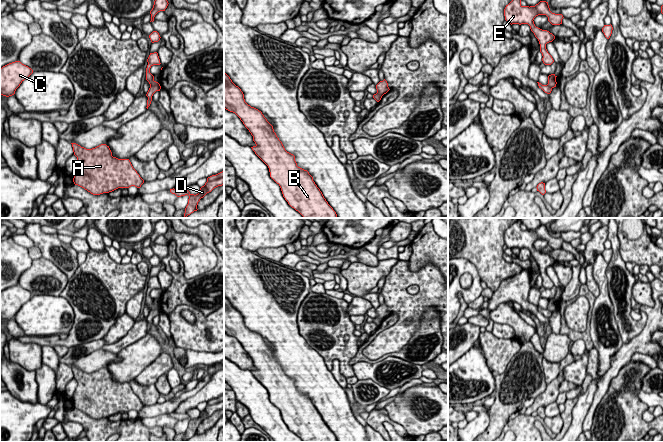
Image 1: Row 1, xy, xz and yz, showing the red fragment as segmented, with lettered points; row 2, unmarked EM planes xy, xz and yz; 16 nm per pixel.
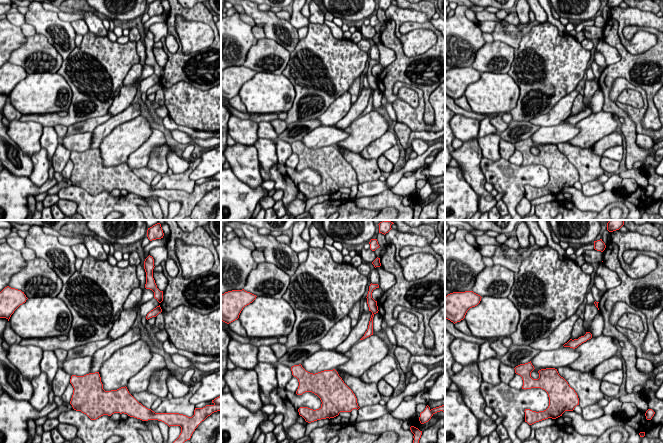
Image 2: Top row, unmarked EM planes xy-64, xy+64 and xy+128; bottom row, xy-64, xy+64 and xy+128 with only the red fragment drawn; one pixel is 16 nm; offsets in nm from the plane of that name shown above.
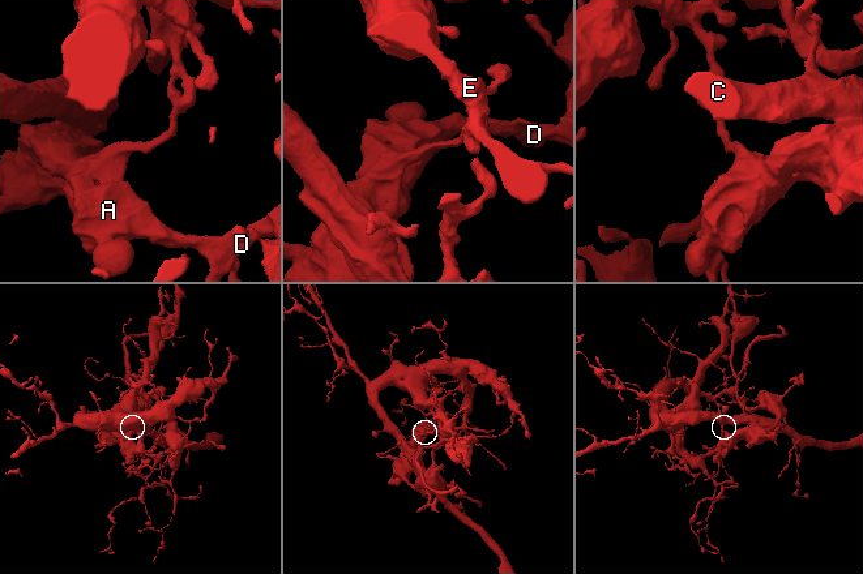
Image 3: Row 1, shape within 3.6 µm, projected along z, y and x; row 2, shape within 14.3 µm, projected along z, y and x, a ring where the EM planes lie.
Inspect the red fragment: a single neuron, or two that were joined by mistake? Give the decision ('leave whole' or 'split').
split

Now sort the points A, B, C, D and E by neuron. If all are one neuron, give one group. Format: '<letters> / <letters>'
A D / B C E

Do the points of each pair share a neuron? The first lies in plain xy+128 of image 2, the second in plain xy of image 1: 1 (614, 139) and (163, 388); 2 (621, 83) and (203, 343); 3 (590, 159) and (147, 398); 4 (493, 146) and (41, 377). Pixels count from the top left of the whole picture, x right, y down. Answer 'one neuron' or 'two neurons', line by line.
1: two neurons
2: one neuron
3: one neuron
4: one neuron

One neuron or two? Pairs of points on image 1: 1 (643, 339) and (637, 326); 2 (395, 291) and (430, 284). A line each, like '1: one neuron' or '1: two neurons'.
1: two neurons
2: one neuron

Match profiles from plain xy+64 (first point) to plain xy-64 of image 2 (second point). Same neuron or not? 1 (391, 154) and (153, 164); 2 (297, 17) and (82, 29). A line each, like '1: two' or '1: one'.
1: two
2: one

